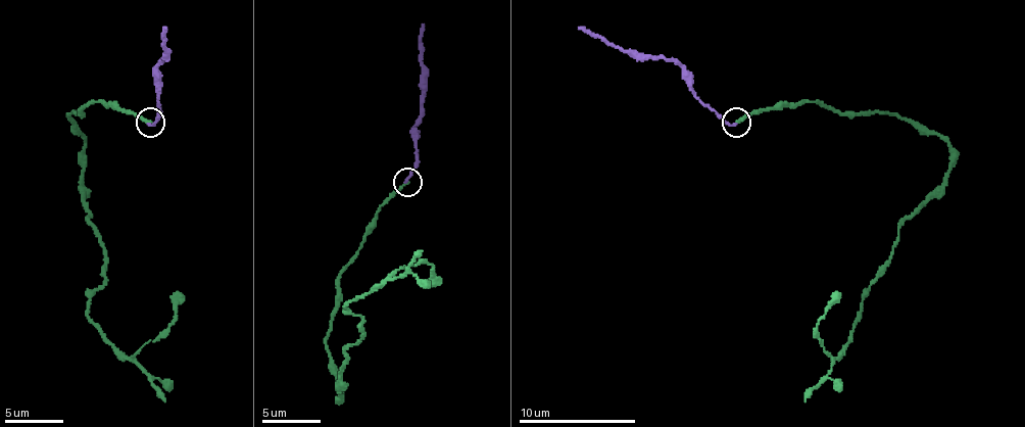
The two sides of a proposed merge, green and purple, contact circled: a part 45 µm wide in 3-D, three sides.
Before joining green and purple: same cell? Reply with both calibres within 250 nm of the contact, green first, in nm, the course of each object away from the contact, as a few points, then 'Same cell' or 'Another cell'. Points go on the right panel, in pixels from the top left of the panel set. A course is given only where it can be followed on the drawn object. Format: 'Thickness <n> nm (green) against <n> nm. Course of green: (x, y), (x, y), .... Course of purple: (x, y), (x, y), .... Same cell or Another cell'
Thickness 260 nm (green) against 240 nm. Course of green: (737, 123), (827, 105), (897, 113), (950, 149), (947, 181), (907, 220), (833, 357), (816, 325), (839, 292). Course of purple: (737, 123), (728, 126), (711, 111), (690, 88), (684, 70), (673, 61), (629, 55), (579, 27). Same cell

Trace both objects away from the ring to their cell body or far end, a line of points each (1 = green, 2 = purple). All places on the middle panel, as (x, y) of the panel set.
1: (406, 183), (336, 288), (325, 343), (339, 396), (362, 337), (345, 305), (409, 265), (427, 262), (430, 285)
2: (406, 183), (416, 156), (416, 130), (421, 119), (424, 25)

